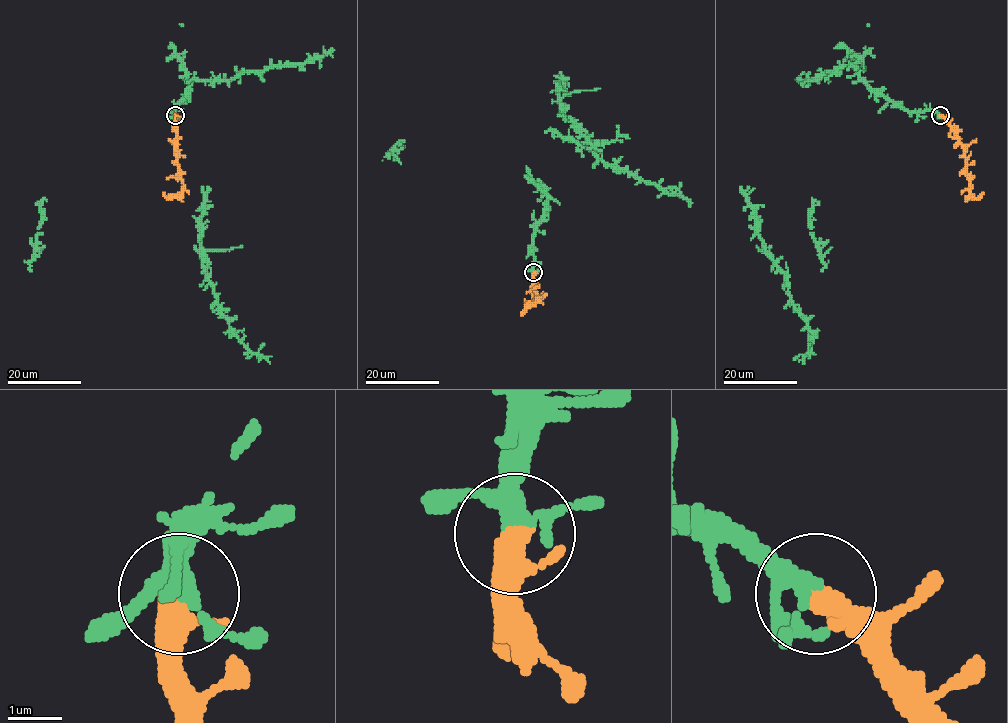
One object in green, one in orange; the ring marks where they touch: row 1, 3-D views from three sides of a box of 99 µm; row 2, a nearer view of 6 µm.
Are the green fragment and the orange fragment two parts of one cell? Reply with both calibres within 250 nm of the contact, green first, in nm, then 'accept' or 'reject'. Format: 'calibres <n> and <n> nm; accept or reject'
calibres 280 and 360 nm; accept

